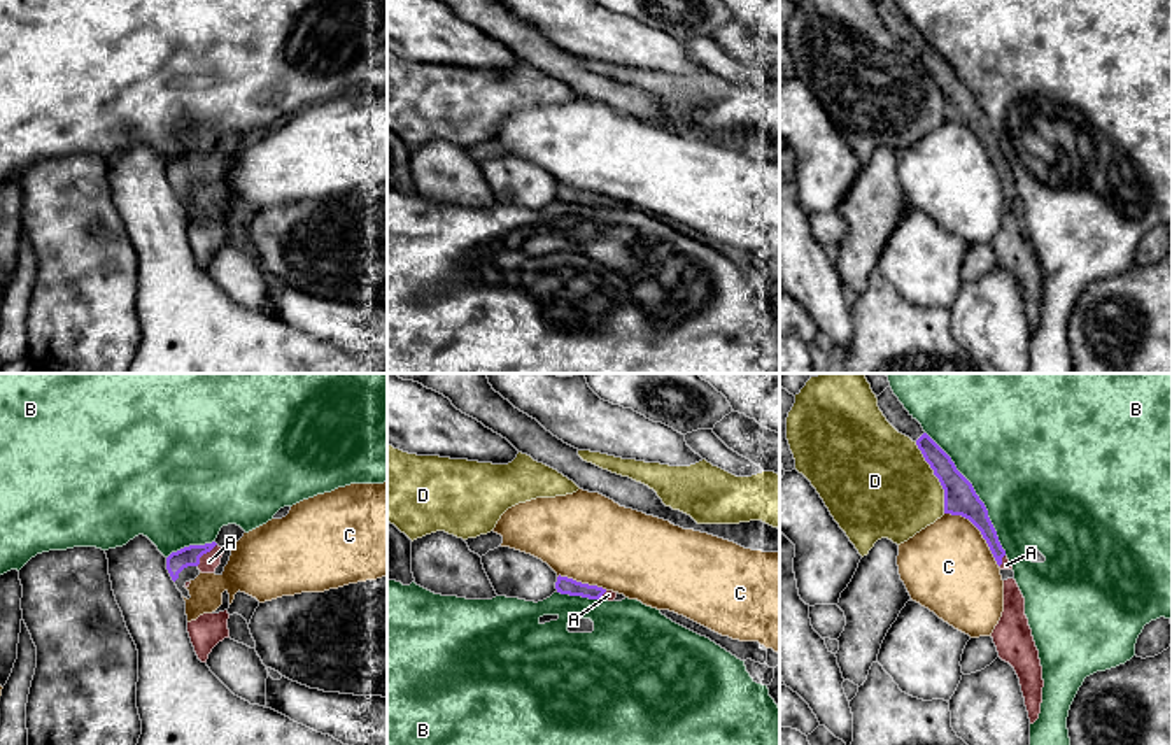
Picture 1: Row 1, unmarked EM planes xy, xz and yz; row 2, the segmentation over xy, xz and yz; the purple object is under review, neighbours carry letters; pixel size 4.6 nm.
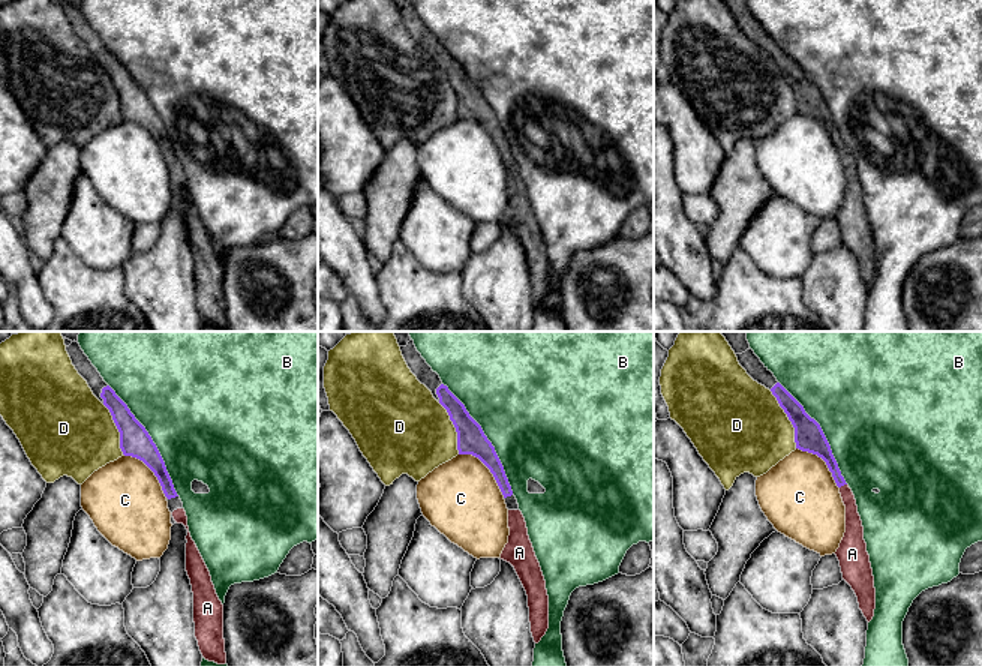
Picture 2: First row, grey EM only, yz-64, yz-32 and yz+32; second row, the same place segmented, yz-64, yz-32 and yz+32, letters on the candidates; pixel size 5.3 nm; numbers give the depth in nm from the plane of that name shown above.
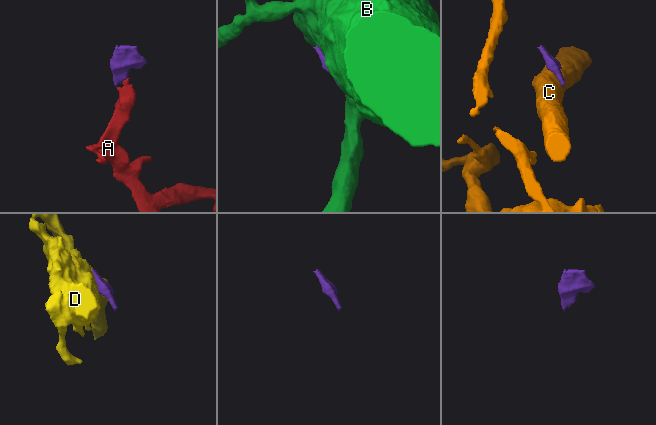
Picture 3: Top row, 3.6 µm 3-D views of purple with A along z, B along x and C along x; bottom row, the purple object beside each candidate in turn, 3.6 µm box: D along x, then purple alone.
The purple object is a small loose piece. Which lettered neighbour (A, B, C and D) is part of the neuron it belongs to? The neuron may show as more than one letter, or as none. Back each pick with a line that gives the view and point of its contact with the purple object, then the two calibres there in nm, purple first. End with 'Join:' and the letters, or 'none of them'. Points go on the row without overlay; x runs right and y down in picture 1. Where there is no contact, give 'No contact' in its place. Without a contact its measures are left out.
A: Touches purple at xy (204, 160). Thickness 100 nm (purple) against 90 nm
Join: A

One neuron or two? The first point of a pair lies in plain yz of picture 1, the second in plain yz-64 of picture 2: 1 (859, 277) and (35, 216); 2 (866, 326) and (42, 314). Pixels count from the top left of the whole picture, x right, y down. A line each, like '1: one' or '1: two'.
1: one
2: two

